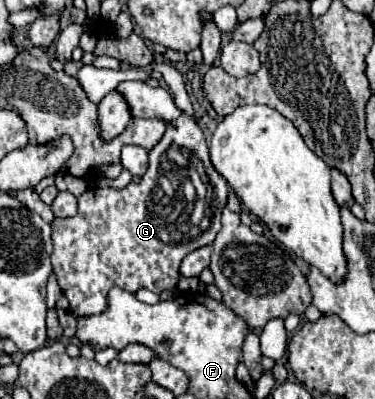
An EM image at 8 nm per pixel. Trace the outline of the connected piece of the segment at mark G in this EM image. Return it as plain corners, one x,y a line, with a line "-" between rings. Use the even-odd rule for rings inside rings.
183,111
177,119
167,125
161,141
149,151
149,169
139,183
129,183
123,189
113,187
89,187
79,197
79,213
69,219
55,219
53,227
53,271
57,275
59,287
69,299
69,313
75,317
97,315
105,311
107,291
113,285
119,285
123,291
137,293
139,289
149,289
153,293
161,293
167,289
177,289
179,281
179,265
183,257
199,247
211,245
215,235
221,229
221,211
227,203
227,181
213,169
209,161
209,149
203,131
199,125
-
185,181
191,181
197,199
187,207
187,199
183,193
-
195,225
201,231
185,239
189,227

